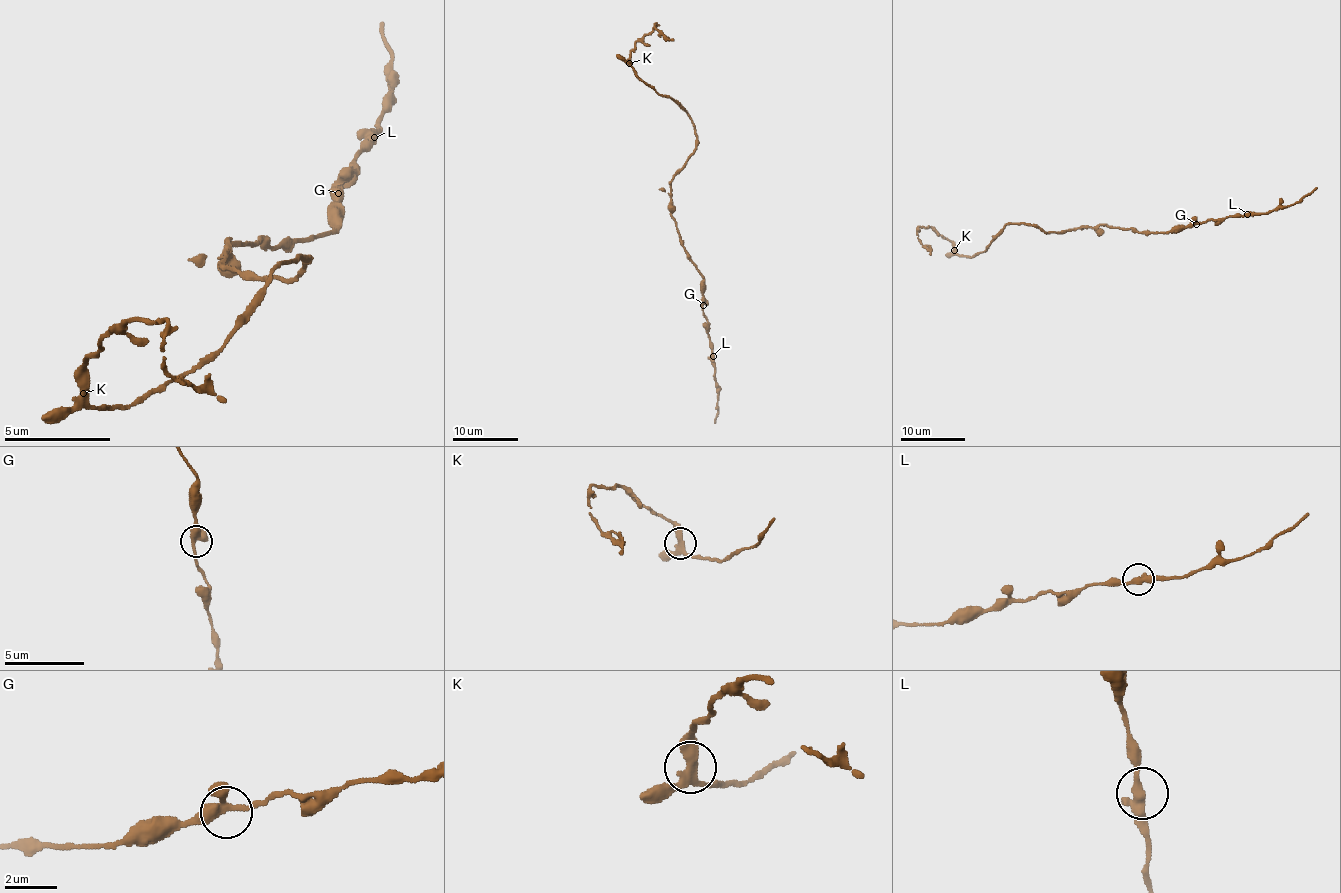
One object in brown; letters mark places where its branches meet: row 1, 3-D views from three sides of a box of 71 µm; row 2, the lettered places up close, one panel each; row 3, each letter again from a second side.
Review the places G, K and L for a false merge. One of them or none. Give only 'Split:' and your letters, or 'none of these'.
Split: K

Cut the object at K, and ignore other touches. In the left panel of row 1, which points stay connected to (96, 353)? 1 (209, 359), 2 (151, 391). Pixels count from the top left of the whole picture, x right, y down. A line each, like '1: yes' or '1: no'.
1: no
2: no

